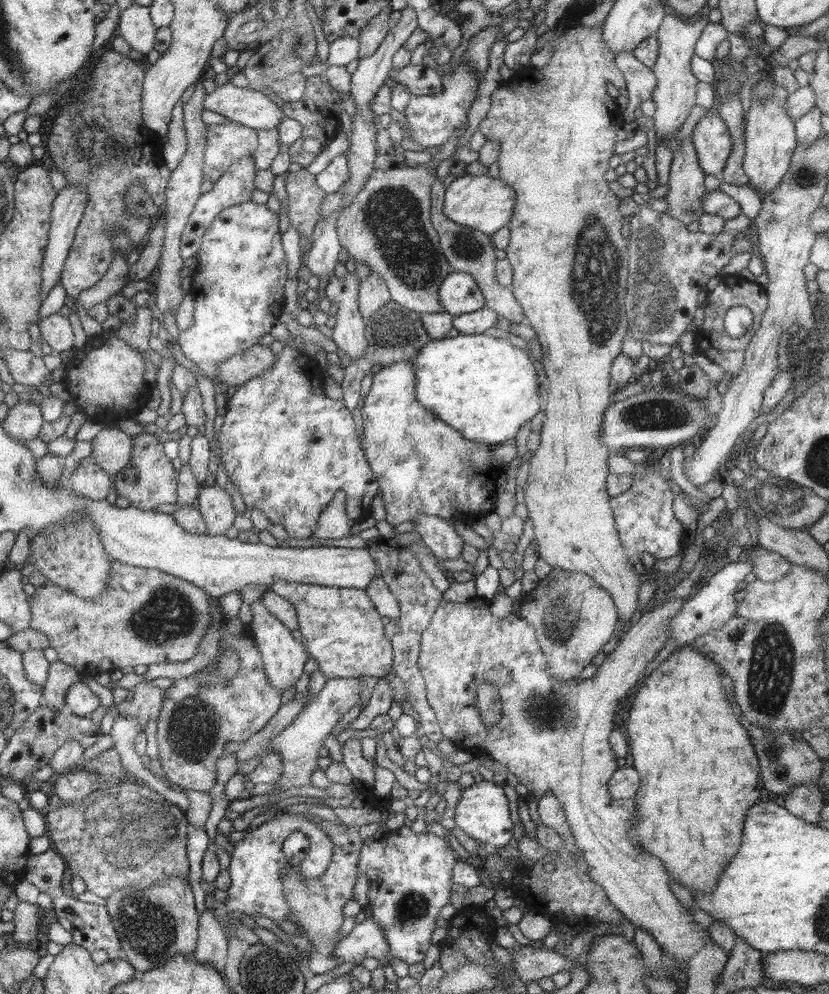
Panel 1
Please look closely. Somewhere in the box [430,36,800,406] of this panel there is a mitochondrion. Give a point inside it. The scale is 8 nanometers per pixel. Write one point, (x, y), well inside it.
(591, 278)

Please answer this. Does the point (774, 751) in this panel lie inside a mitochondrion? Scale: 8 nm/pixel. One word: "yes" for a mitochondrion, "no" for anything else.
yes

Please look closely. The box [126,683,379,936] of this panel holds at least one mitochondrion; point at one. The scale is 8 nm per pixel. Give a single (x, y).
(191, 728)

